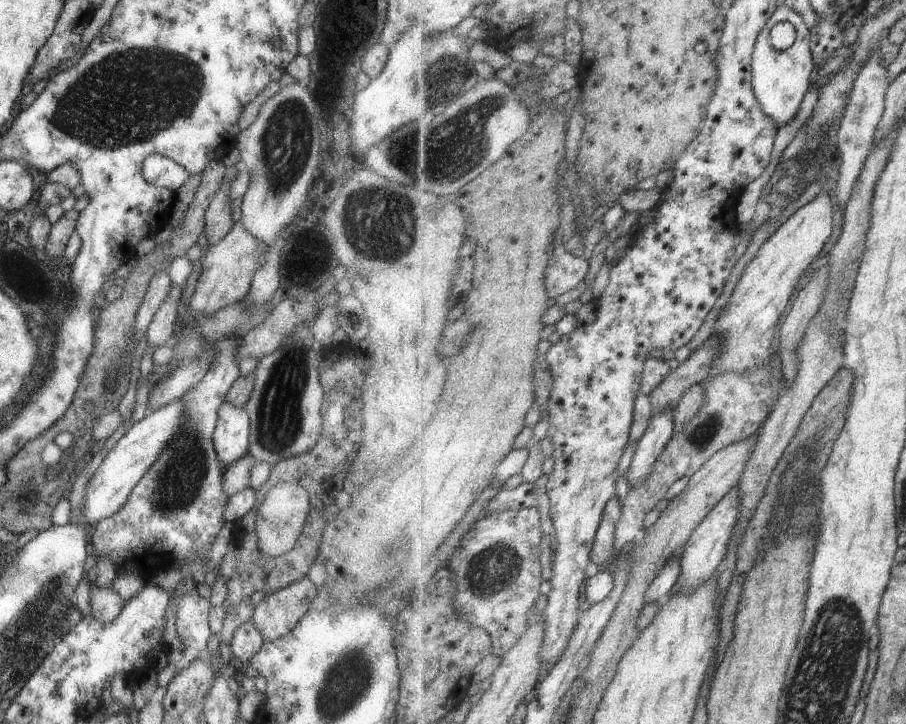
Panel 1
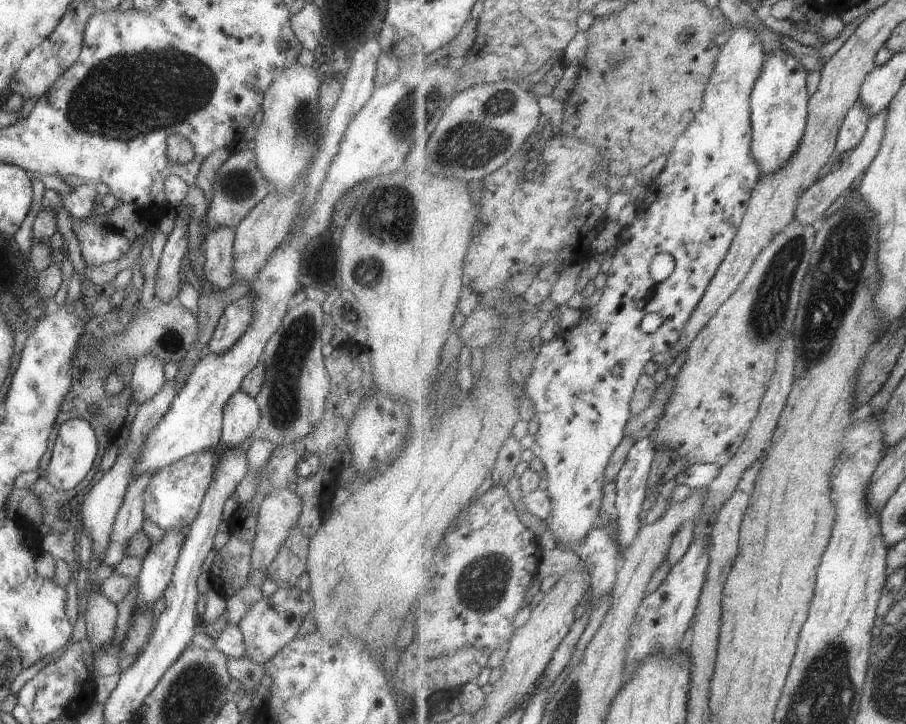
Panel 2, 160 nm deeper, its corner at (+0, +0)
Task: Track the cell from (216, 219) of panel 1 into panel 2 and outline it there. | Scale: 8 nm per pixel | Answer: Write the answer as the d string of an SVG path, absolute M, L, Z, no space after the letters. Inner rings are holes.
M217 227L212 229L203 239L203 262L202 274L205 280L212 284L214 289L228 288L233 283L232 266L232 240L234 239L234 229Z

